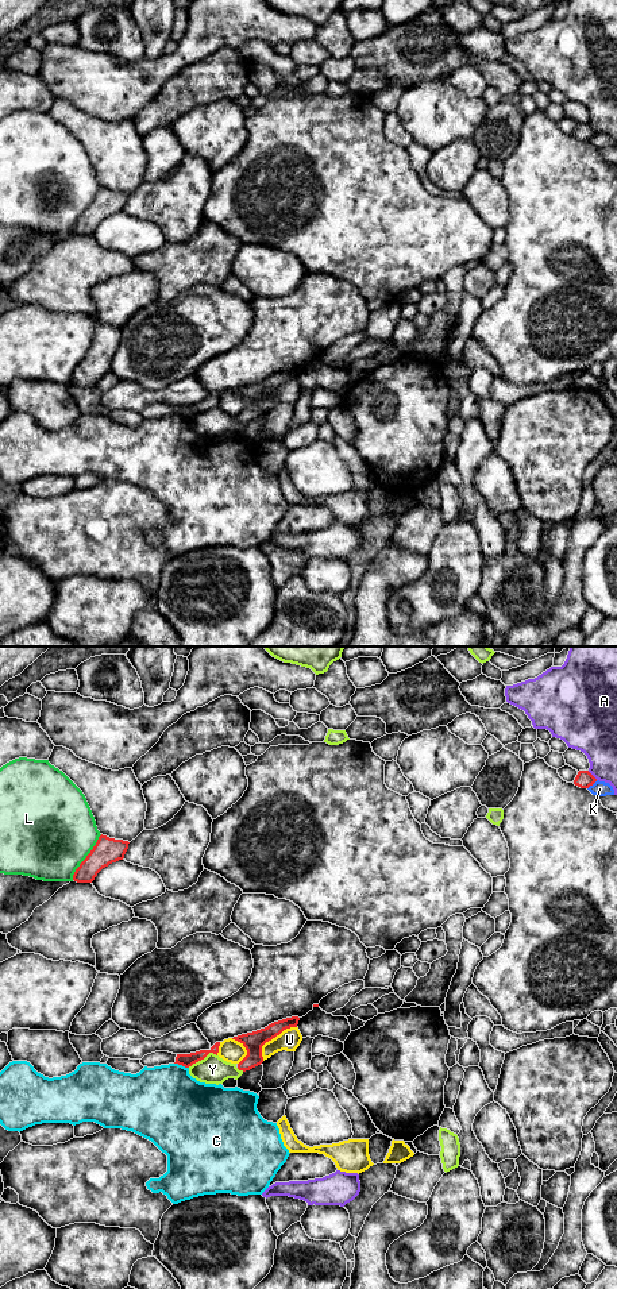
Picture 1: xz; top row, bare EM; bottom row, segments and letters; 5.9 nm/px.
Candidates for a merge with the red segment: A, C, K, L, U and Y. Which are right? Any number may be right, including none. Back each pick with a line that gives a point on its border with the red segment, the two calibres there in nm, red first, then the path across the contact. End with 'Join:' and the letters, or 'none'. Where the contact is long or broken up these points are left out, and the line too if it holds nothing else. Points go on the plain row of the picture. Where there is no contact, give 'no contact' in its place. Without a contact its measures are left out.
Join: none

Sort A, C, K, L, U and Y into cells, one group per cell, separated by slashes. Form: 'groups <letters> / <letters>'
groups A / C / K / L / U / Y

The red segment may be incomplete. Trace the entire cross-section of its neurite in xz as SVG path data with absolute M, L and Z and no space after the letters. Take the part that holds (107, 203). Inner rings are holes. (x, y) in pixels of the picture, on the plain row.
M101 186L90 205L76 221L73 232L77 235L92 235L103 220L124 211L128 196L128 193Z

